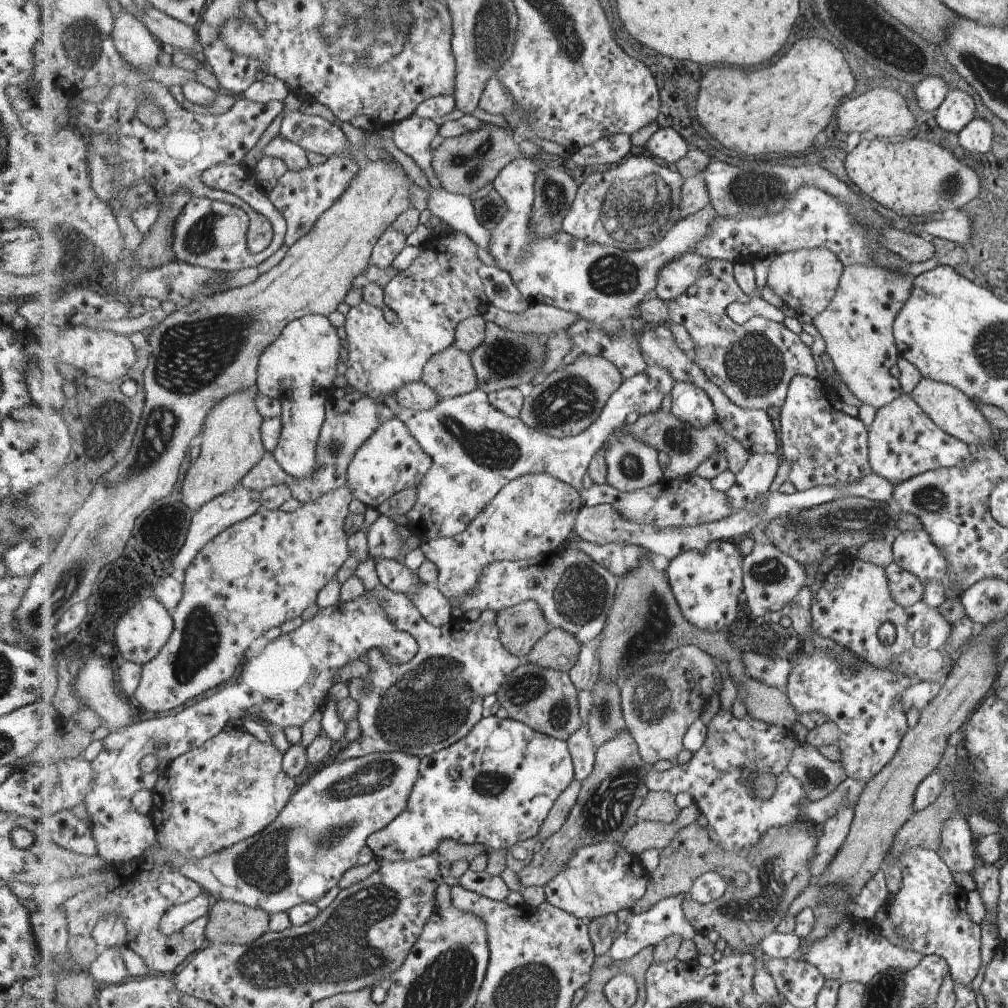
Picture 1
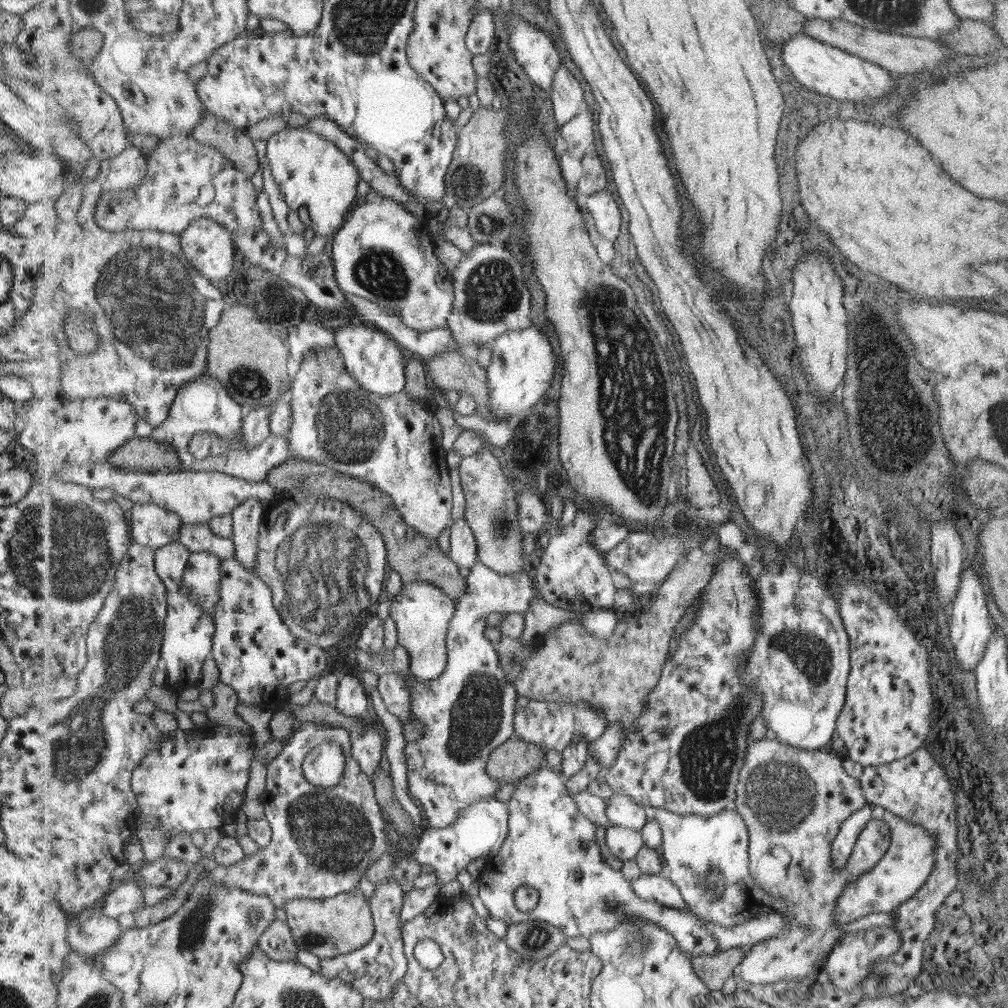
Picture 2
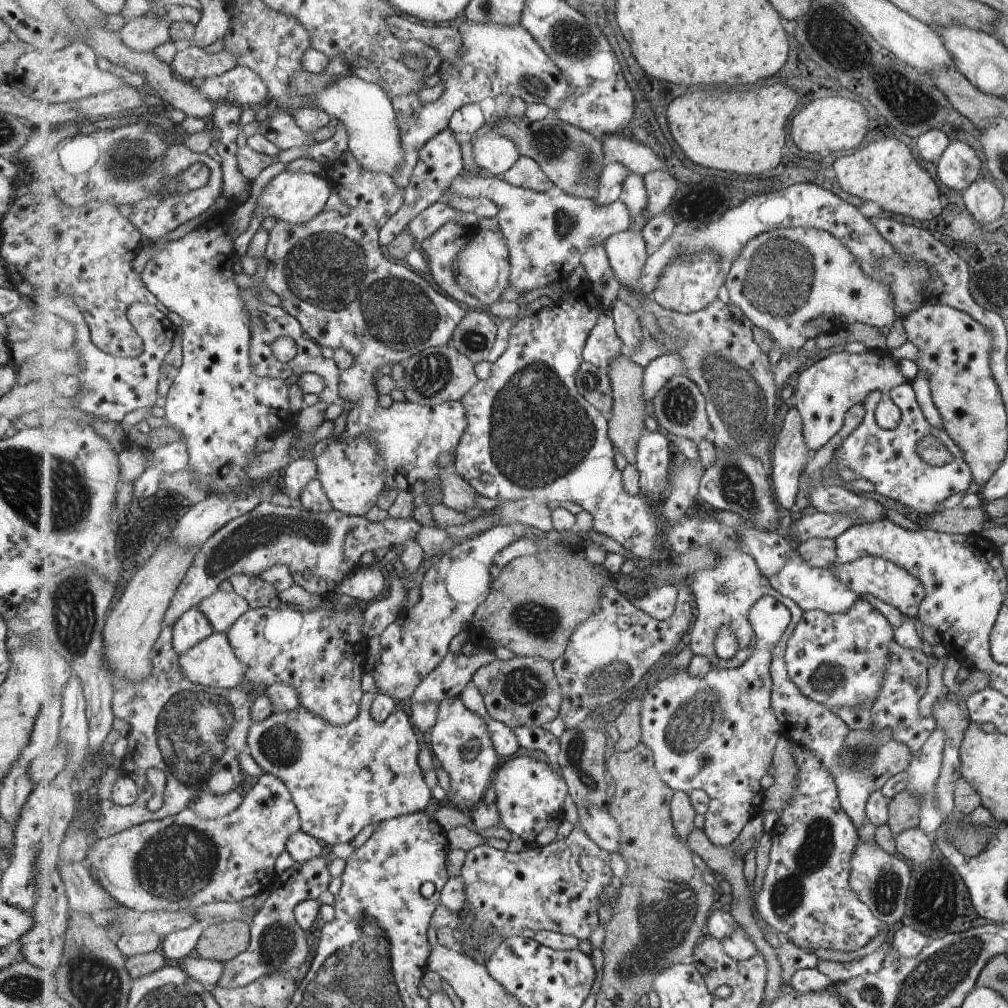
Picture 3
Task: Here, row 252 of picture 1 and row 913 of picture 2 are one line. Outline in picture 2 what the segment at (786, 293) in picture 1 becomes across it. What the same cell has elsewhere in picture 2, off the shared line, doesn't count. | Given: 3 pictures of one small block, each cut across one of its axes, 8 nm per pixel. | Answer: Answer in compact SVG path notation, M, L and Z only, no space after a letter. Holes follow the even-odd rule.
M769 734L765 739L755 741L748 746L748 751L745 755L745 762L740 772L740 781L737 785L737 798L736 798L736 810L741 813L741 816L745 819L749 829L750 836L750 845L749 845L749 858L751 859L751 874L753 875L754 881L771 896L780 896L780 898L786 898L789 900L789 914L783 915L789 921L791 928L781 932L779 936L773 936L772 938L766 939L761 943L756 943L754 946L750 946L747 949L747 954L742 963L740 964L740 974L743 976L743 979L747 981L750 985L775 985L780 981L793 981L803 980L813 971L815 971L815 966L820 961L825 961L827 957L833 951L833 945L839 943L839 936L841 936L841 930L839 930L839 923L835 920L835 909L837 909L837 900L840 898L841 894L844 893L844 890L850 885L849 882L855 882L857 879L861 878L866 872L869 872L884 856L885 853L889 851L890 846L890 830L885 824L883 819L873 819L871 822L868 822L868 825L863 829L863 832L860 834L856 846L853 848L853 851L850 857L847 860L846 865L843 869L837 871L831 866L831 844L835 840L835 836L840 833L841 827L844 825L844 822L848 820L852 814L855 814L858 810L864 808L865 805L869 804L868 798L866 797L864 788L862 787L862 782L860 777L849 776L843 768L843 759L835 755L835 752L825 752L825 749L819 749L812 751L809 749L802 749L801 747L794 747L789 743L783 743L778 739L772 737Z

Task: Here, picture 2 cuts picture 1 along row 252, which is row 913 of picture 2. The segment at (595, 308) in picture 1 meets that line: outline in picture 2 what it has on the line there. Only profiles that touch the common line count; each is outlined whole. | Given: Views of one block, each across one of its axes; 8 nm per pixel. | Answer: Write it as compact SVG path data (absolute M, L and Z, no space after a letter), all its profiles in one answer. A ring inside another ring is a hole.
M544 763L537 772L523 778L516 784L511 799L509 800L509 834L501 850L489 859L487 868L483 869L477 881L481 890L481 900L488 913L494 919L501 920L507 925L538 919L549 922L563 930L569 938L591 938L597 933L609 933L626 921L641 921L659 925L661 929L669 932L677 939L681 950L690 953L693 957L706 956L707 958L721 951L719 939L709 931L707 922L693 912L685 912L671 908L667 905L657 906L647 902L633 892L631 881L625 878L620 870L613 870L605 860L601 846L597 844L597 827L590 818L581 814L577 800L571 798L569 789L566 788L564 773L555 773ZM521 886L529 886L538 891L538 905L531 911L521 912L515 906L515 892Z

